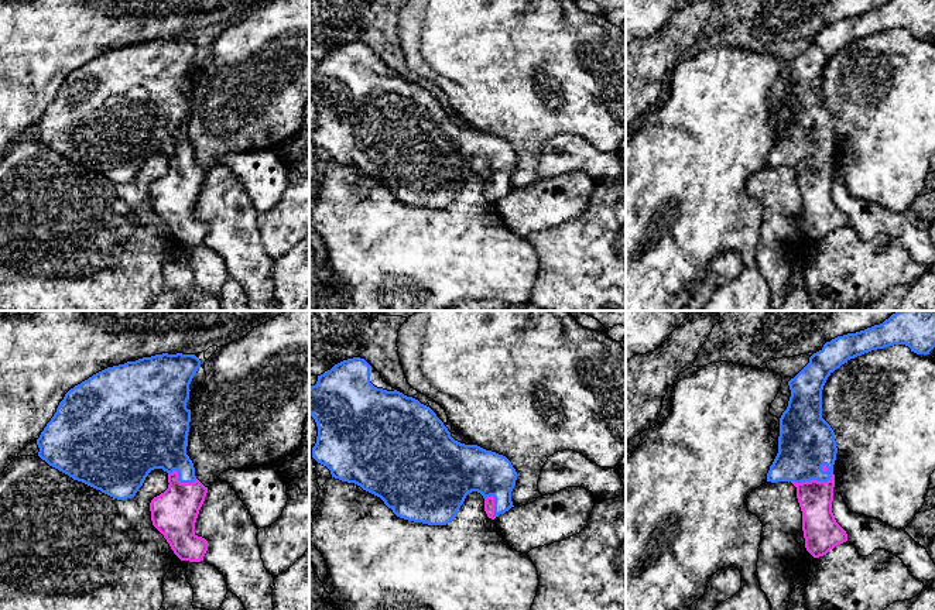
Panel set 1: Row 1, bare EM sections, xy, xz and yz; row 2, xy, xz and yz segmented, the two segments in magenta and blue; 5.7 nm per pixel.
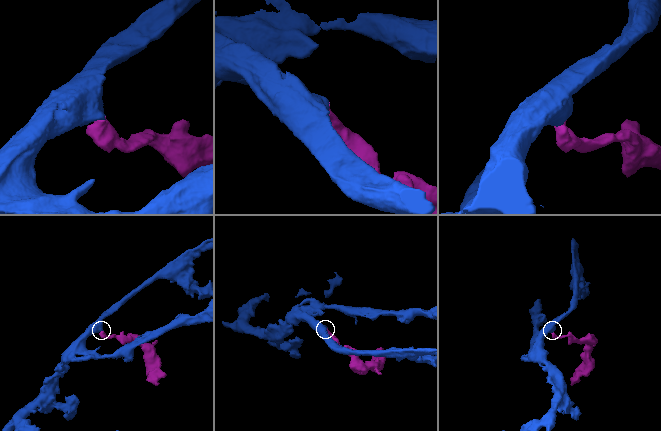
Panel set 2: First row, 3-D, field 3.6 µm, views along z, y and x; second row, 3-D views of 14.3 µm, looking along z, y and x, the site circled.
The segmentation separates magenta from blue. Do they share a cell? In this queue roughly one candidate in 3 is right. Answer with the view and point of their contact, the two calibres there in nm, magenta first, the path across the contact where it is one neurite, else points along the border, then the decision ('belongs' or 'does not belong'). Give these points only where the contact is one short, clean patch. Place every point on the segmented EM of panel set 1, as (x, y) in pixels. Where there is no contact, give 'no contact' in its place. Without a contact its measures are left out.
yz (812, 480) | 190/320 nm | across yz (815, 497), (812, 480), (807, 462), (807, 442) | belongs

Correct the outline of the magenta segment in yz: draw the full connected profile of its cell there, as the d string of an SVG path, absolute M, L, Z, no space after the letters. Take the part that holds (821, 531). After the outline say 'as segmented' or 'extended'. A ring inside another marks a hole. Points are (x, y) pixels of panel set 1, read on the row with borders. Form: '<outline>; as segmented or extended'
M897 311L880 325L838 336L809 357L809 363L788 381L791 397L780 418L778 453L767 473L767 482L791 482L802 511L805 548L814 556L826 555L847 541L846 531L832 513L836 441L830 425L822 418L822 390L828 377L847 360L894 345L905 345L917 354L929 354L935 347L935 311Z; extended

